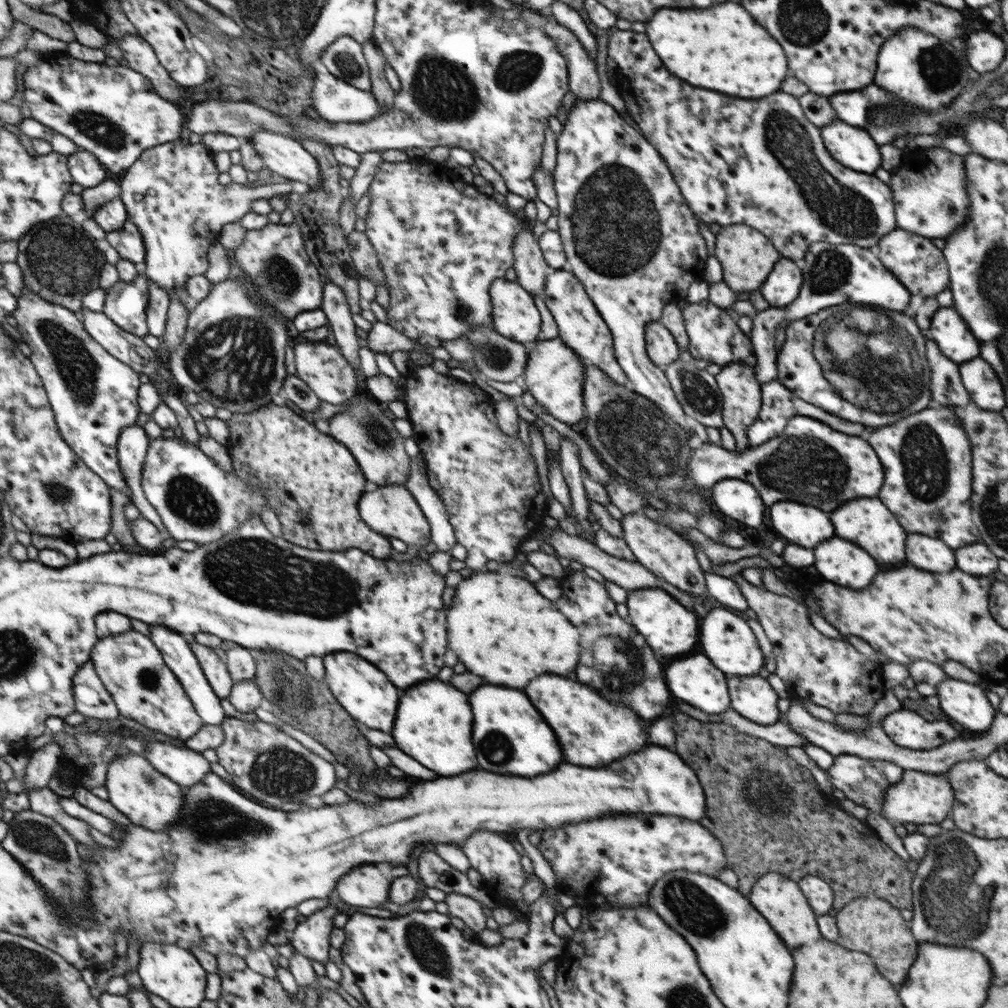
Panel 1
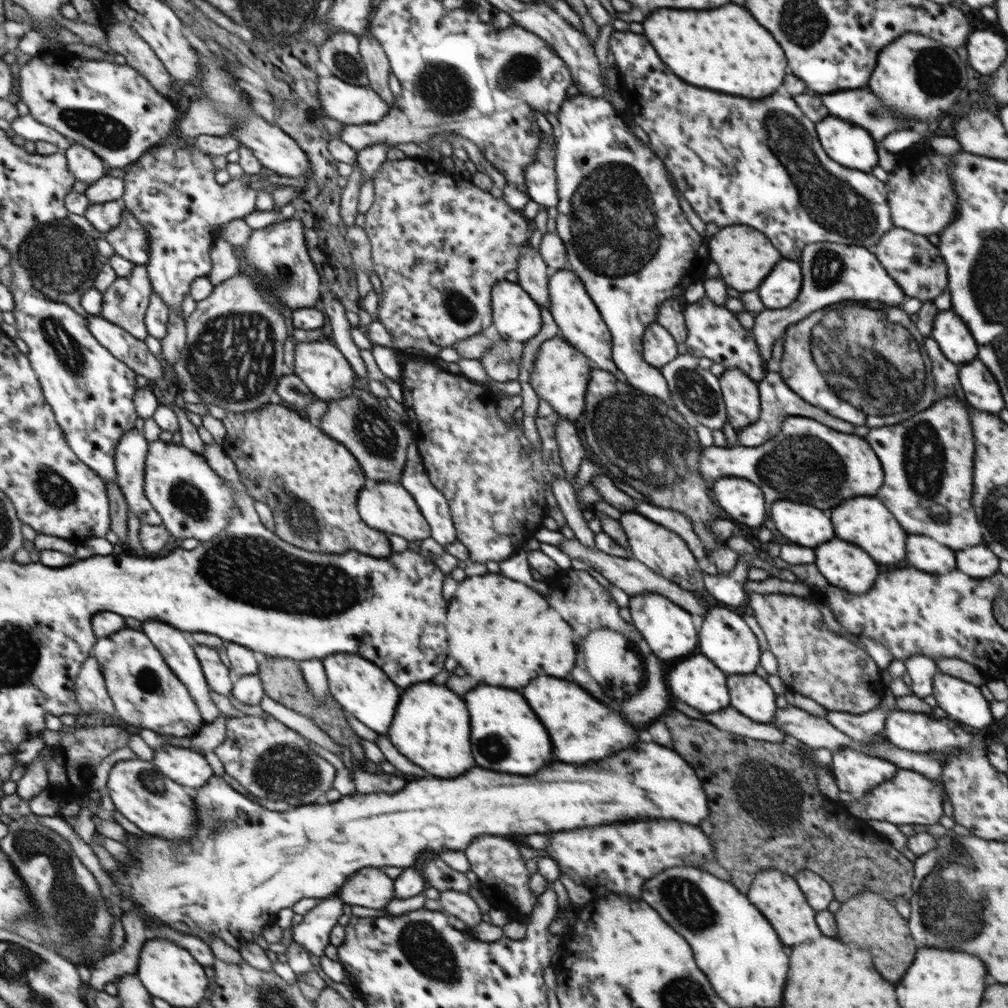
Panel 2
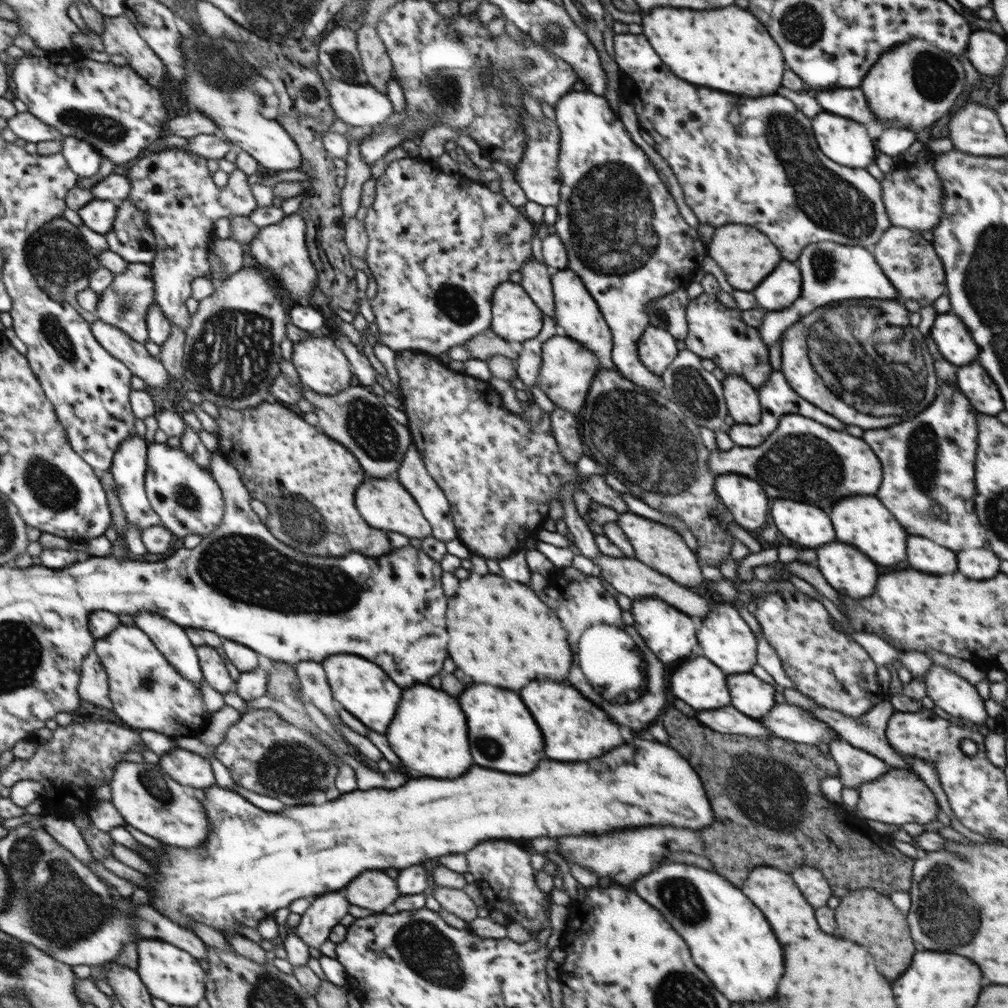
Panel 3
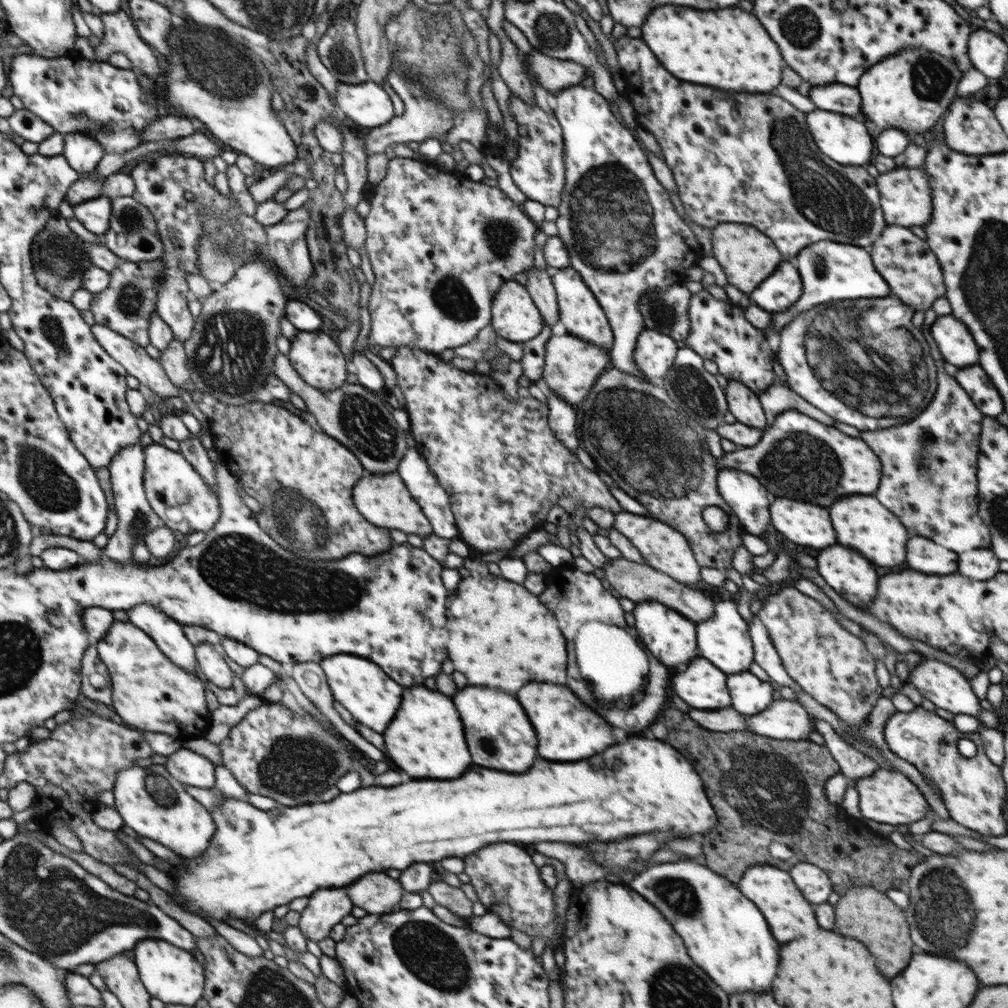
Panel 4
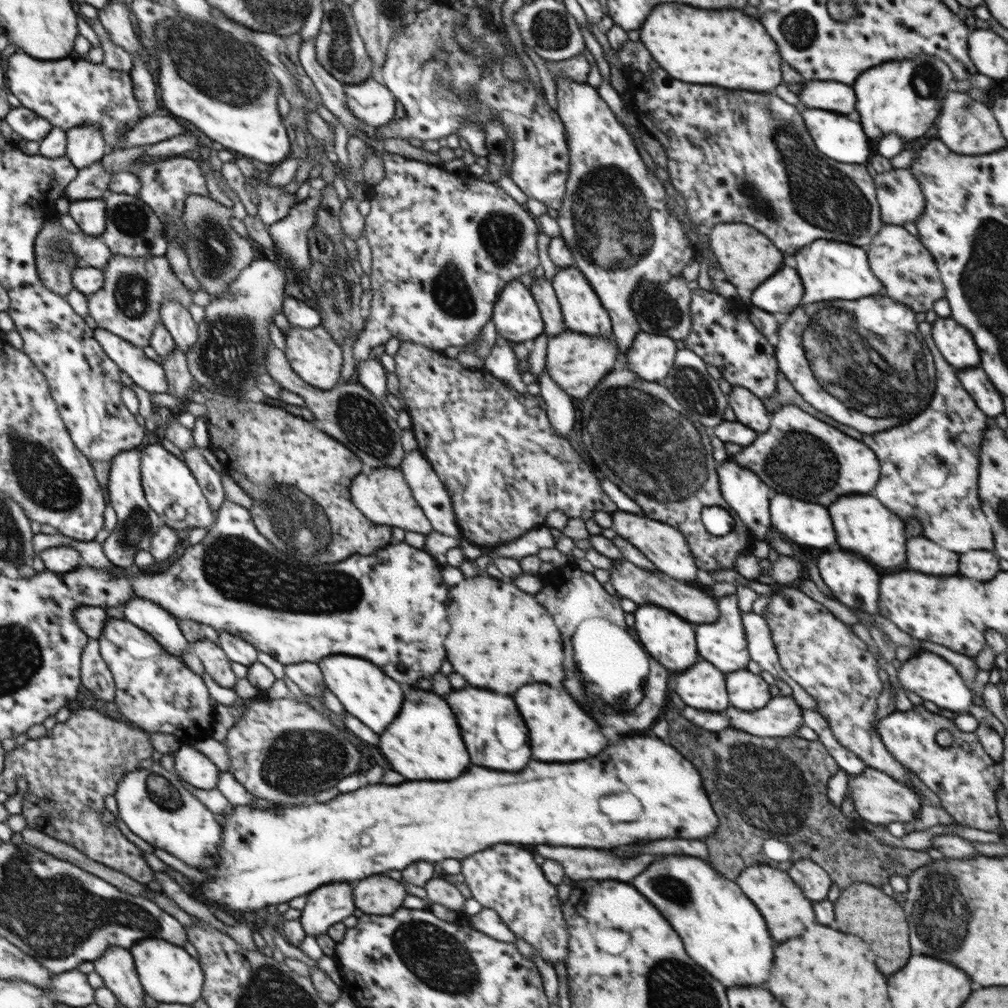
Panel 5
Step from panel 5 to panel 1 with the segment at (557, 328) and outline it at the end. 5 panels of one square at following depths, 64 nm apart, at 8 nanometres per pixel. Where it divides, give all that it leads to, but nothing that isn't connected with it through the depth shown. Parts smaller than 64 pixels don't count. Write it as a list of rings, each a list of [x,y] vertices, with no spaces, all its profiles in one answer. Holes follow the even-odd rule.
[[[522,229],[513,240],[513,268],[517,273],[517,284],[532,296],[543,296],[548,278],[548,263],[543,257],[539,241],[534,239],[530,229]]]

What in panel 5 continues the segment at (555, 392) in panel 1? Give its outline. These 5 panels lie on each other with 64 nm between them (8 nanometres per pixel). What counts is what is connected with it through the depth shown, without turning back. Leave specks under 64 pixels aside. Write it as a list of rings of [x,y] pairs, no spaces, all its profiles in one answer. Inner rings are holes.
[[[566,329],[547,339],[545,370],[548,376],[573,399],[587,397],[602,378],[617,367],[617,342],[613,336],[594,337]]]

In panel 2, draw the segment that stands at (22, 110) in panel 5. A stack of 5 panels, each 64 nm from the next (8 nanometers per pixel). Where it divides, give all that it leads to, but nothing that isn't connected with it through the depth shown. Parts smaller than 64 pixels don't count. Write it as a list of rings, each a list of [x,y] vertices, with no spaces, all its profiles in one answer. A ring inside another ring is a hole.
[[[20,115],[10,122],[12,130],[20,140],[28,140],[33,143],[45,141],[56,144],[60,152],[70,148],[70,140],[65,138],[53,128],[38,122],[32,115]]]

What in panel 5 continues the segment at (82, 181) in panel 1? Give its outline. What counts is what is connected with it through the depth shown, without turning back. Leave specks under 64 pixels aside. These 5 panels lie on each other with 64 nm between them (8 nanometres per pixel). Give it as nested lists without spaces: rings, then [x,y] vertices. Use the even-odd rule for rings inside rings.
[[[95,124],[74,126],[66,131],[66,157],[78,170],[92,166],[109,151],[102,131]]]

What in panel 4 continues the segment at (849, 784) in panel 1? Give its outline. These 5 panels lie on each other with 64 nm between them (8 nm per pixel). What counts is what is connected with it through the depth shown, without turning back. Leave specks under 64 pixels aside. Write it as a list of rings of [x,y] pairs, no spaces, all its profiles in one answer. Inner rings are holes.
[[[811,716],[814,728],[822,735],[830,755],[839,764],[841,772],[851,782],[866,778],[879,768],[872,758],[866,758],[862,752],[854,750],[827,722]]]

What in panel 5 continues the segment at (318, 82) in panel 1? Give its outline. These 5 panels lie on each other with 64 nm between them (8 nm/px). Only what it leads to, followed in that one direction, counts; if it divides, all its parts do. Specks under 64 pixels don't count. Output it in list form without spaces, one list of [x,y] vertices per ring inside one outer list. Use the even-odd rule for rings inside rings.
[[[373,78],[358,85],[344,85],[343,89],[346,106],[362,122],[376,127],[395,120],[395,96]]]

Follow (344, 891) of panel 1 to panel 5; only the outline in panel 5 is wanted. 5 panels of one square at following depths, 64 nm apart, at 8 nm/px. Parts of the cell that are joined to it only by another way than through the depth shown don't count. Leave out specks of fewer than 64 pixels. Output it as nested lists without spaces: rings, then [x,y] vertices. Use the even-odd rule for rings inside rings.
[[[380,874],[353,881],[351,887],[356,909],[369,915],[394,914],[402,908],[407,896],[407,891],[400,882]]]

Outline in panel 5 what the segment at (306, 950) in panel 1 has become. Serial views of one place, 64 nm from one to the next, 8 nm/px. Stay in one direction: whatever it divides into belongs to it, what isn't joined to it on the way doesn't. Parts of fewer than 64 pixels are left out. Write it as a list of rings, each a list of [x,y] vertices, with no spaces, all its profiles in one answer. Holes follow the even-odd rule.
[[[331,882],[330,884],[319,886],[307,897],[308,902],[306,907],[301,910],[299,921],[308,936],[316,937],[319,934],[327,934],[328,929],[333,924],[342,922],[344,918],[356,910],[351,883],[348,882]]]

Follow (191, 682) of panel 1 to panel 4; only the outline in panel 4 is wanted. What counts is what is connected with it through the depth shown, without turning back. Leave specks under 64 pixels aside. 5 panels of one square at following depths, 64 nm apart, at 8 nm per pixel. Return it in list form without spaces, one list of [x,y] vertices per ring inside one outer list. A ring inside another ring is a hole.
[[[138,604],[126,612],[129,622],[152,636],[157,646],[173,660],[174,664],[188,674],[195,674],[197,666],[195,646],[186,638],[181,624],[164,614],[164,611],[149,604]]]

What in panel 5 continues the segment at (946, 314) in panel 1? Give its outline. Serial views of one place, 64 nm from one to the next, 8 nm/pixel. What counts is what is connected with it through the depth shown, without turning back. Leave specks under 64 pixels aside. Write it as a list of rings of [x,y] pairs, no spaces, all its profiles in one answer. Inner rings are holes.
[[[950,317],[932,323],[932,336],[941,355],[959,371],[980,366],[981,356],[971,331]]]

